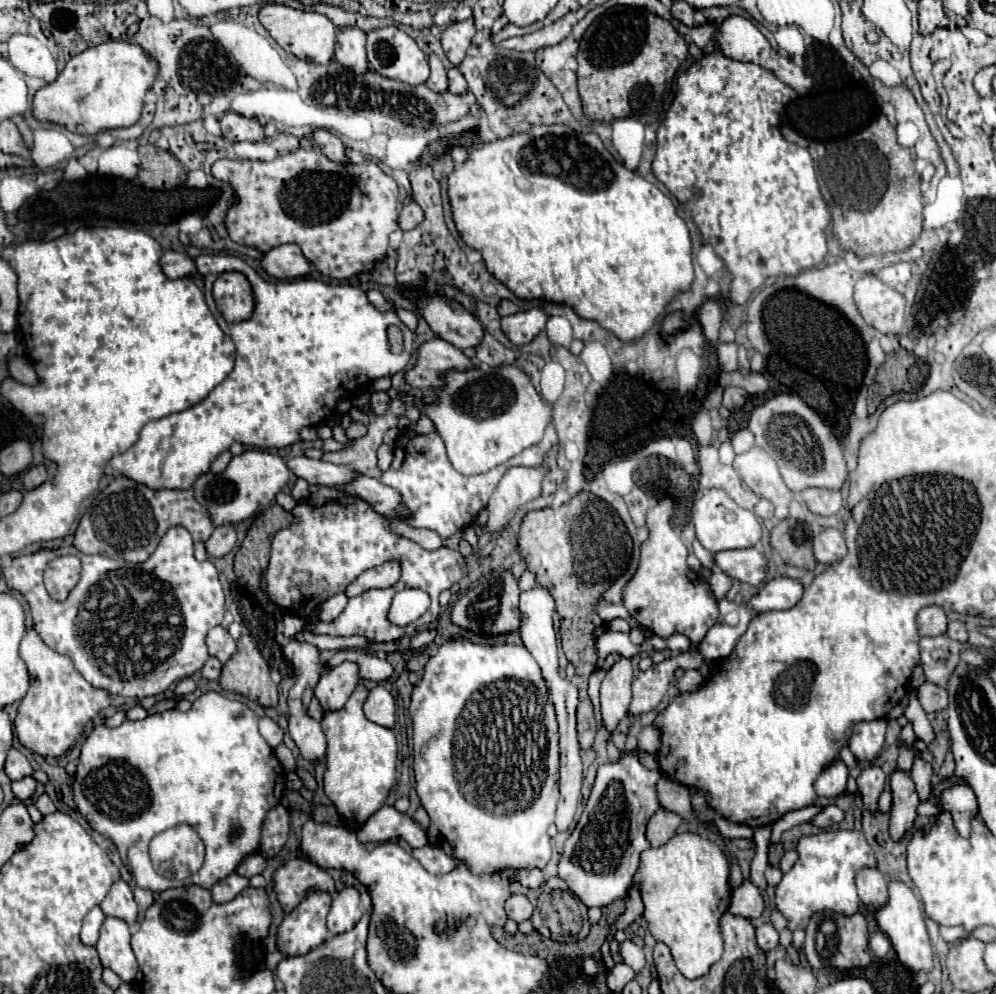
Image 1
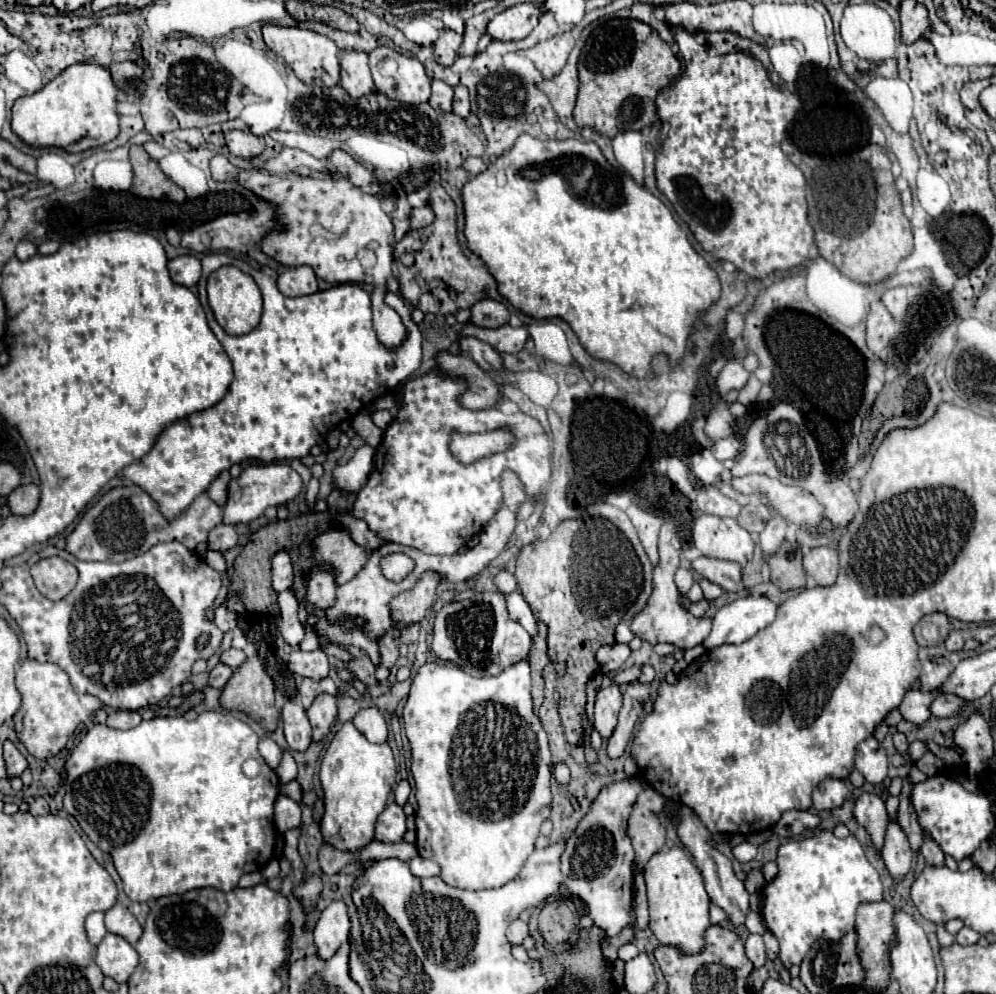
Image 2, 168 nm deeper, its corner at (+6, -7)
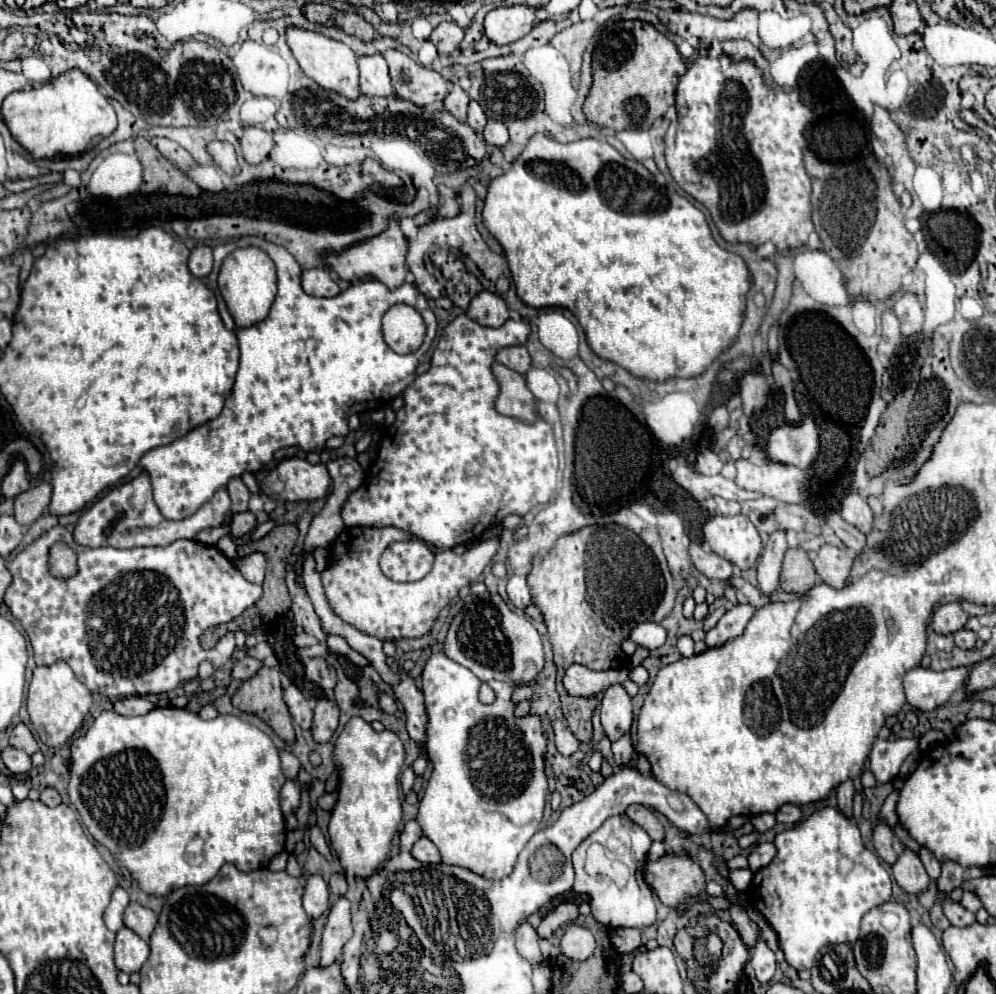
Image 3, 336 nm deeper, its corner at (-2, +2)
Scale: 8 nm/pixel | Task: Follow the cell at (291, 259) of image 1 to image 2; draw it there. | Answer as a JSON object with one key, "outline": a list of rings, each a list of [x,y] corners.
{"outline":[[[286,267],[284,273],[278,275],[278,287],[284,295],[290,297],[300,297],[300,295],[310,295],[318,291],[318,281],[312,271],[312,267]]]}

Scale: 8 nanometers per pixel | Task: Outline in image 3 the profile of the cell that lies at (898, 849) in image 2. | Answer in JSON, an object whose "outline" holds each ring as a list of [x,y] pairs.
{"outline":[[[904,850],[898,858],[898,862],[892,866],[894,880],[898,886],[908,894],[920,894],[928,890],[930,878],[920,862],[920,858],[912,850]]]}

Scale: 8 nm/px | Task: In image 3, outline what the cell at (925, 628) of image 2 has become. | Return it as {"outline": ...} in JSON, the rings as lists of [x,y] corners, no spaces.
{"outline":[[[948,602],[936,608],[932,618],[932,630],[938,634],[948,634],[964,628],[966,622],[968,622],[968,614],[962,610],[960,602]]]}

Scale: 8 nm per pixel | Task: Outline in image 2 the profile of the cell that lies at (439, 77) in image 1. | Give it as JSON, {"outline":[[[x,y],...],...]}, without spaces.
{"outline":[[[432,79],[432,95],[430,95],[430,105],[436,109],[436,111],[450,111],[452,107],[452,87],[440,79]]]}

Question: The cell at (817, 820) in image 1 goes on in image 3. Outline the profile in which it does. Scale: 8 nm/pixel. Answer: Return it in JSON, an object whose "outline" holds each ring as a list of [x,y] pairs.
{"outline":[[[784,804],[774,812],[774,816],[776,816],[776,822],[780,822],[780,824],[796,824],[800,820],[802,812],[794,804]]]}

